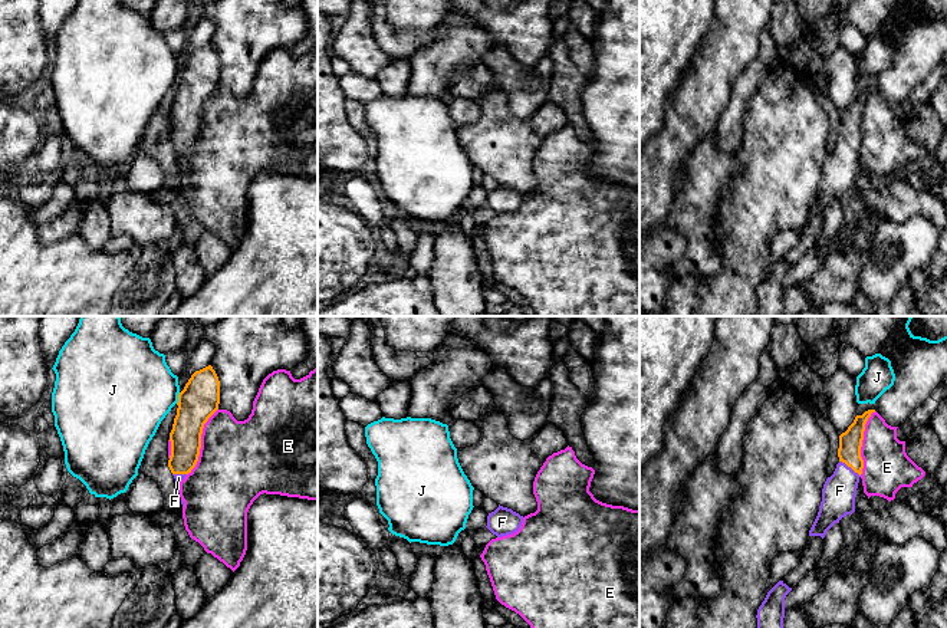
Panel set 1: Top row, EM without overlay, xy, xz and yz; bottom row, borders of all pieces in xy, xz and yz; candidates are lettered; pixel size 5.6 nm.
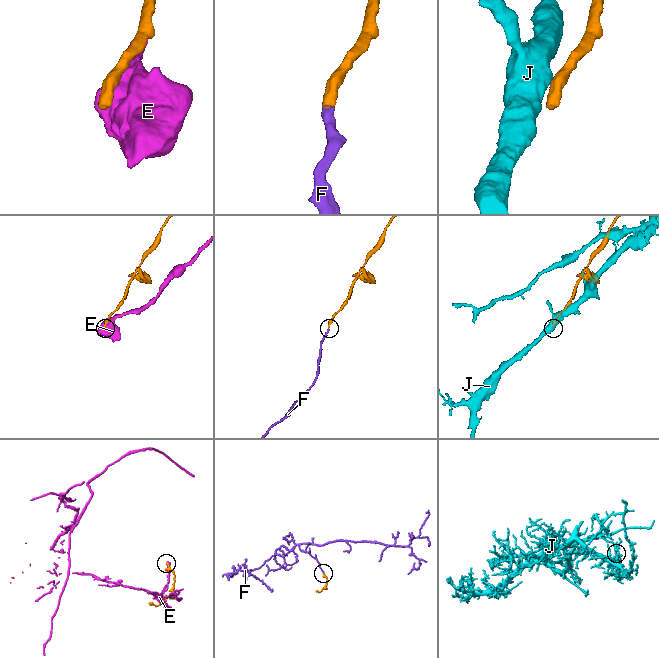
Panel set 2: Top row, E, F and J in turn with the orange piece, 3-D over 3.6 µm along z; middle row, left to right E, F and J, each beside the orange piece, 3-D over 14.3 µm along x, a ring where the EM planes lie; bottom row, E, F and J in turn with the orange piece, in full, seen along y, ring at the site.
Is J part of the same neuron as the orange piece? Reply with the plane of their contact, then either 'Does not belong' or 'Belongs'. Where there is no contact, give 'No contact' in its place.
Touches orange in xy. Does not belong

